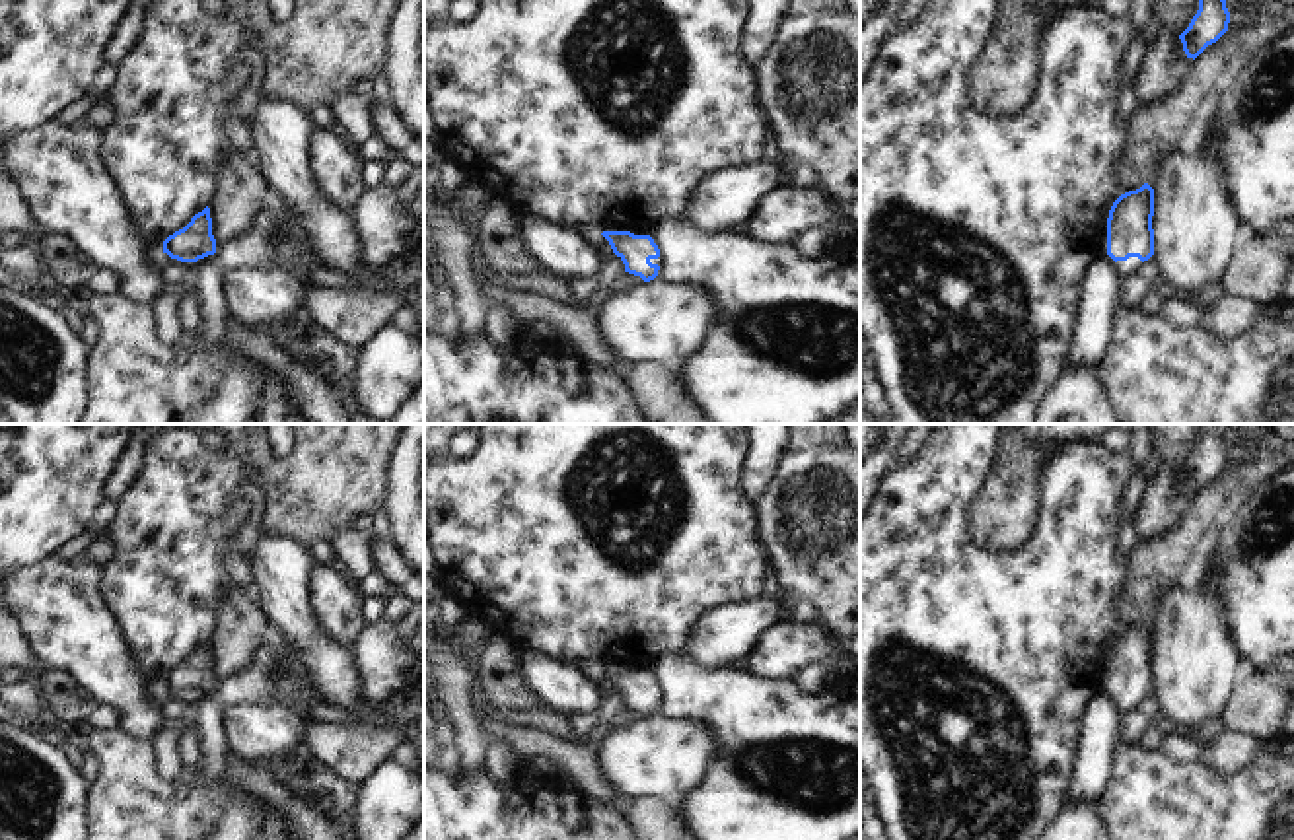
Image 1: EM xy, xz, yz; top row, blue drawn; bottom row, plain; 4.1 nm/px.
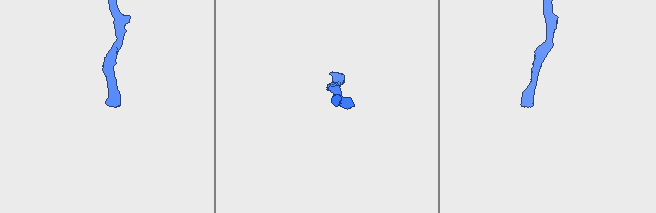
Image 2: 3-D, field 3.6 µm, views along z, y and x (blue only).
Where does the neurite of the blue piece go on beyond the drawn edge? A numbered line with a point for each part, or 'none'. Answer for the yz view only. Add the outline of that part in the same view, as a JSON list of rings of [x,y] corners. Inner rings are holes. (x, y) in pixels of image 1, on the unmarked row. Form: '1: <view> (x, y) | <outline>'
1: yz (1133, 699) | [[[1129,692],[1127,696],[1115,698],[1117,714],[1123,714],[1131,708],[1136,708],[1140,704],[1142,696],[1138,692]]]

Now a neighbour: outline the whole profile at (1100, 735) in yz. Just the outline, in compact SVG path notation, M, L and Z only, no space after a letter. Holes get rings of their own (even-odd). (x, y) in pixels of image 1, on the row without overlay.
M1105 688L1088 702L1084 727L1080 731L1080 751L1072 770L1068 795L1097 799L1111 778L1115 749L1119 745L1119 714L1115 696Z

